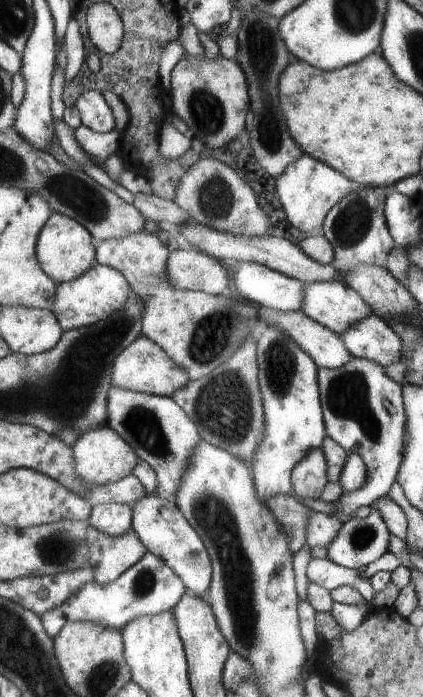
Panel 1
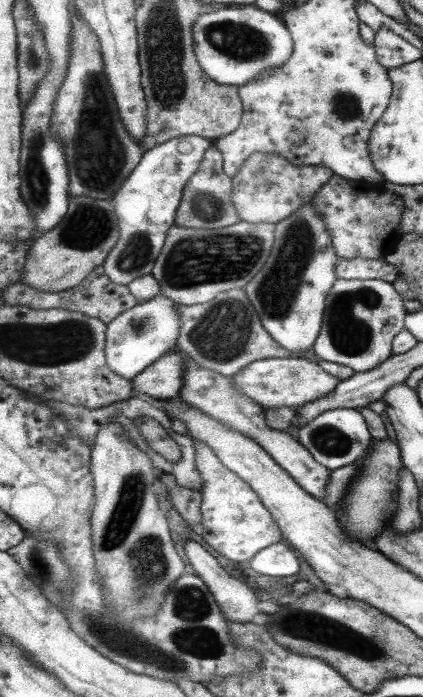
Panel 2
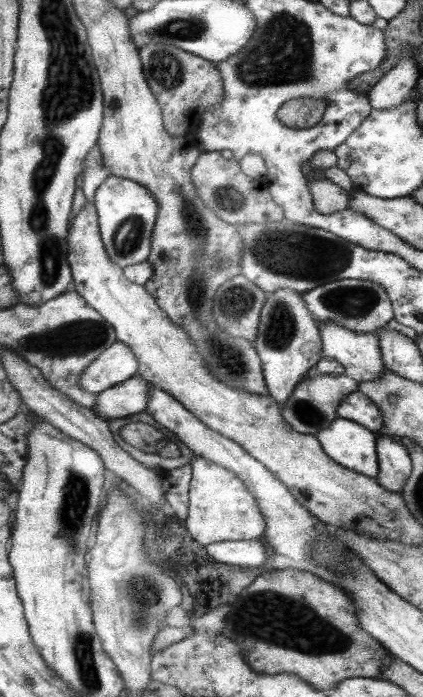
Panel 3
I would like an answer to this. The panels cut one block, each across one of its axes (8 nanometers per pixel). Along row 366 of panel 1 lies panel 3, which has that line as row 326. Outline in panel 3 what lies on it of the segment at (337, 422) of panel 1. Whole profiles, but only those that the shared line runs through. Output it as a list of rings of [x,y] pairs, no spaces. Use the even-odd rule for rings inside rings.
[[[341,279],[316,286],[302,293],[305,306],[312,313],[312,317],[318,322],[335,322],[349,331],[359,334],[371,334],[379,331],[391,318],[391,299],[388,297],[384,287],[371,281],[357,279]]]

